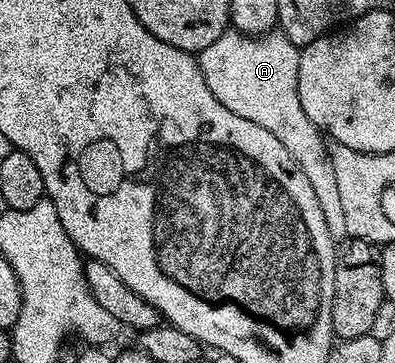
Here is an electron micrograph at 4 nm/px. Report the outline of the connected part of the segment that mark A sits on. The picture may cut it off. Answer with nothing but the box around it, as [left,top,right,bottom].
[199,27,347,243]

